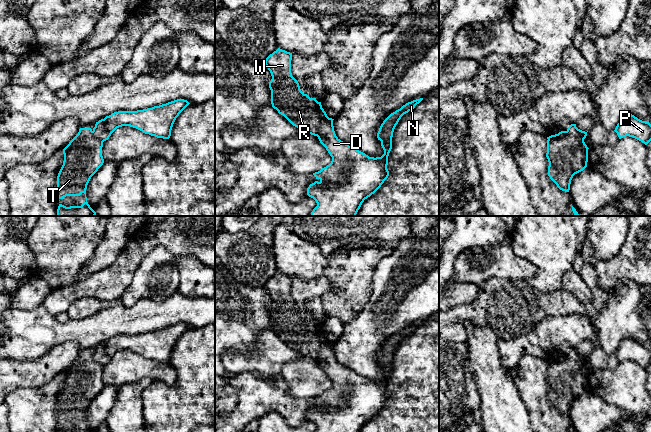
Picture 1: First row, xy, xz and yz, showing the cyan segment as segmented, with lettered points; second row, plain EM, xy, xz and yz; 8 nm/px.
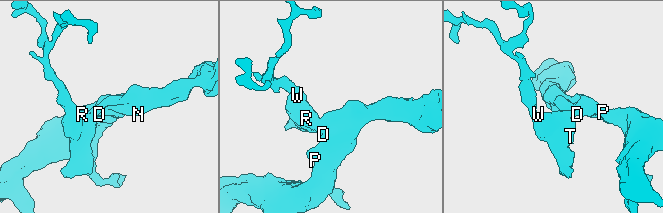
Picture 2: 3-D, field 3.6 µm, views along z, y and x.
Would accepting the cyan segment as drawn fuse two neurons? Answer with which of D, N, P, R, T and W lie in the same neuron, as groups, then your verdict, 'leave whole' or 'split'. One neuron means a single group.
D N P / R T W | split

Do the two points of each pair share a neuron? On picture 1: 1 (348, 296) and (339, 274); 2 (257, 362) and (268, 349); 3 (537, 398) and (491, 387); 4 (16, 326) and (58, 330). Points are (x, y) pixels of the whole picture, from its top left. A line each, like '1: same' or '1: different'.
1: same
2: same
3: different
4: same

